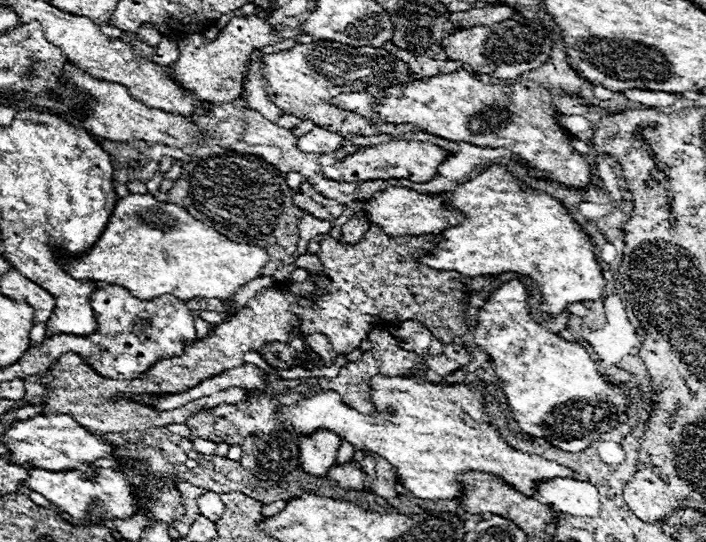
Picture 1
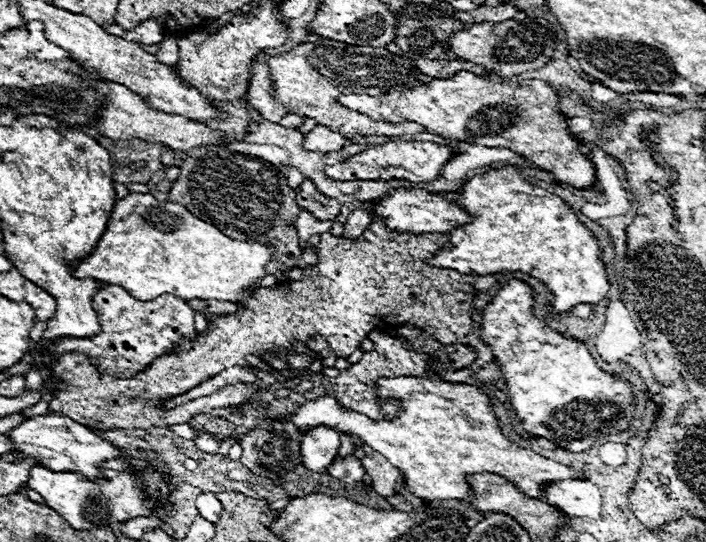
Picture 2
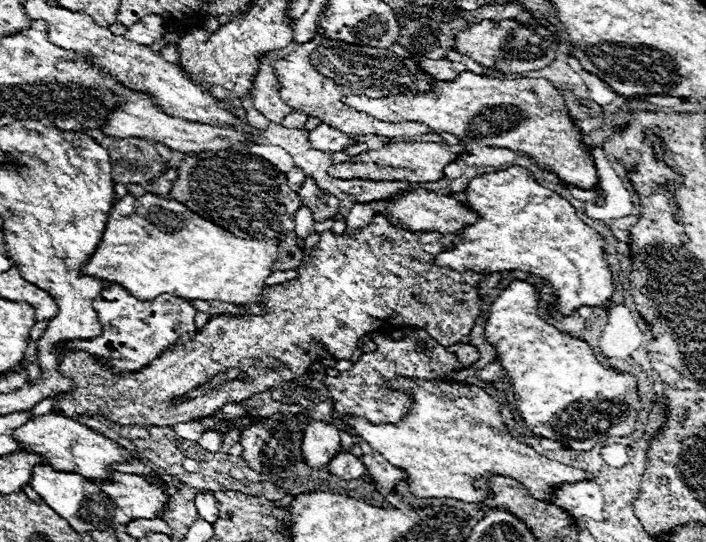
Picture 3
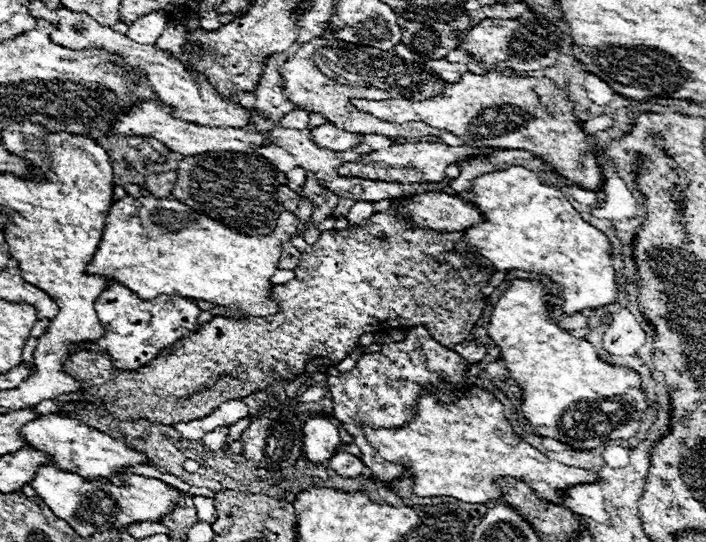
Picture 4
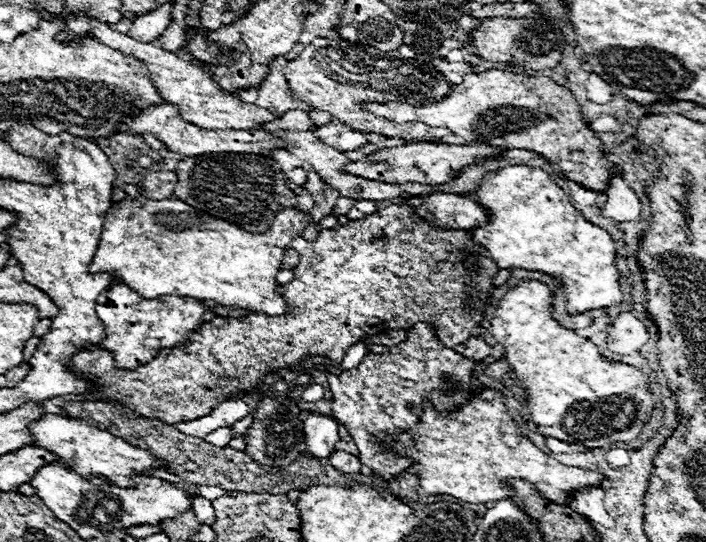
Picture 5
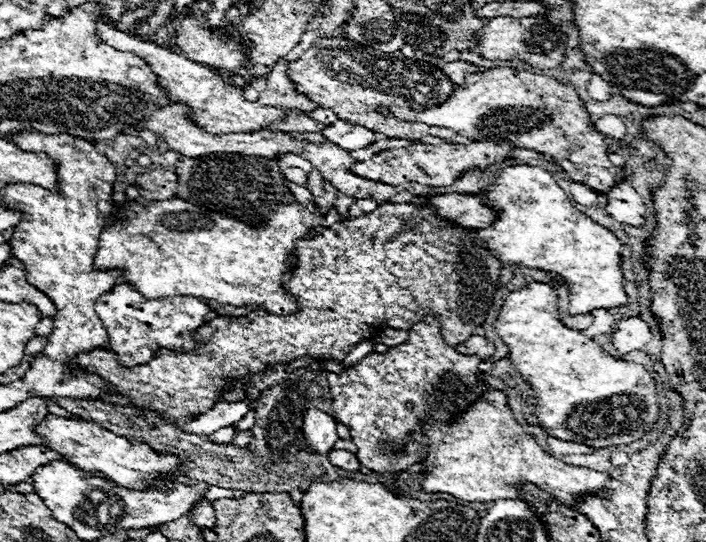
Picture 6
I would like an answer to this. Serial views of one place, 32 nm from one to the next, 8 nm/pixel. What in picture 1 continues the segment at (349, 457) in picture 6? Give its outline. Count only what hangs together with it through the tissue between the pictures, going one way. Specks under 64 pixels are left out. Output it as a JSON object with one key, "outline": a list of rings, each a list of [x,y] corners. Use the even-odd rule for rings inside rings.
{"outline":[[[350,460],[346,464],[334,464],[332,470],[328,472],[328,476],[332,480],[336,480],[342,488],[350,488],[350,490],[362,490],[364,480],[366,480],[366,474],[354,460]]]}

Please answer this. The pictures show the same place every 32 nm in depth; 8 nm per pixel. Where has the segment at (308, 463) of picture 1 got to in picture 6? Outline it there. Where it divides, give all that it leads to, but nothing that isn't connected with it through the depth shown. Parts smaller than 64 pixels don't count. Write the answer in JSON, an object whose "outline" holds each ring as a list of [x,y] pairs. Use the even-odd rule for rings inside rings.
{"outline":[[[308,408],[304,414],[304,434],[314,452],[328,454],[338,440],[336,420],[318,408]]]}

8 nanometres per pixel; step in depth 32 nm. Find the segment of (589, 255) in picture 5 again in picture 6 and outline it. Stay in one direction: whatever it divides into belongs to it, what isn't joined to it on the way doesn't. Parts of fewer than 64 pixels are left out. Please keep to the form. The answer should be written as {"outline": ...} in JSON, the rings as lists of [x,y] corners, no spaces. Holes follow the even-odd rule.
{"outline":[[[540,166],[504,168],[492,190],[484,190],[478,196],[500,210],[500,218],[492,226],[478,230],[490,252],[496,254],[502,264],[542,268],[560,274],[570,286],[568,310],[572,316],[590,314],[598,308],[628,306],[620,264],[622,242],[608,228],[574,208],[548,170]]]}

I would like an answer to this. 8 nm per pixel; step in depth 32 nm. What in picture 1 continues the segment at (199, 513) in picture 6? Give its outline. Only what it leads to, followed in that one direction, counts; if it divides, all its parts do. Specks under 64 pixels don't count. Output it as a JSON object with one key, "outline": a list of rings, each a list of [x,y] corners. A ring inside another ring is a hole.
{"outline":[[[206,492],[206,494],[202,494],[202,496],[196,500],[196,504],[198,504],[200,514],[206,516],[208,520],[212,520],[212,522],[218,522],[220,516],[222,516],[222,512],[224,512],[224,504],[222,504],[222,500],[218,498],[216,492]]]}

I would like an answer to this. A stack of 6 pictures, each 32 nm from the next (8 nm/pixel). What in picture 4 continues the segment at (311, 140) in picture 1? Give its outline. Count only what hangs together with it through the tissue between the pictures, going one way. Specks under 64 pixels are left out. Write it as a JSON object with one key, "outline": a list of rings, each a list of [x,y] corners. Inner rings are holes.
{"outline":[[[322,124],[322,126],[314,128],[312,136],[314,136],[314,142],[318,142],[324,148],[336,150],[336,152],[352,150],[358,144],[362,144],[362,138],[364,138],[362,134],[346,132],[346,130],[338,128],[338,126],[334,126],[334,124]]]}

